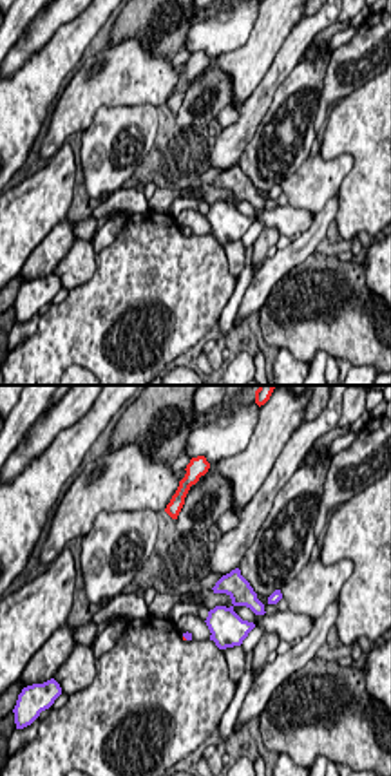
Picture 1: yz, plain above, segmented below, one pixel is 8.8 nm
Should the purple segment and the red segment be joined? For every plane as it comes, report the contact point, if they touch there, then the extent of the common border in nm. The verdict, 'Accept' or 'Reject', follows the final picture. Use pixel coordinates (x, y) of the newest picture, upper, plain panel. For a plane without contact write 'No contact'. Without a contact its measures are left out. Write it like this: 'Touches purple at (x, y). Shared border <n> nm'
Touches purple at (185, 232). Shared border 60 nm

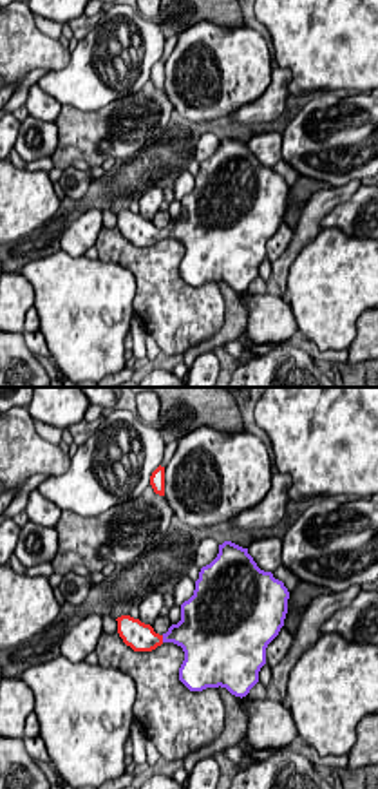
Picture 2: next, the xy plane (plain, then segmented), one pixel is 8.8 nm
Touches purple at (163, 234). Shared border 70 nm

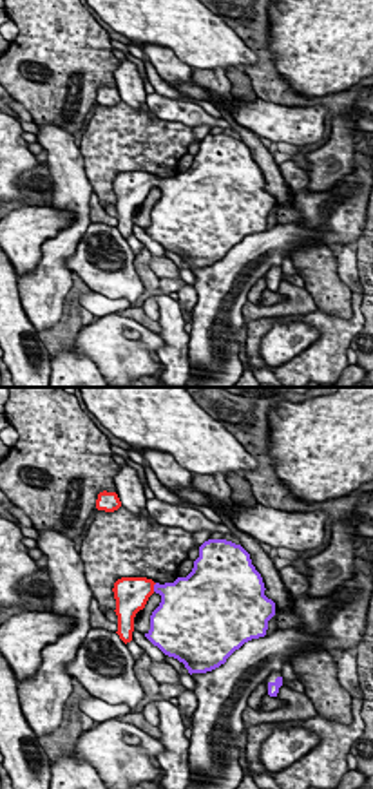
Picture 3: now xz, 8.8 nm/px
Touches purple at (154, 181). Shared border 90 nm

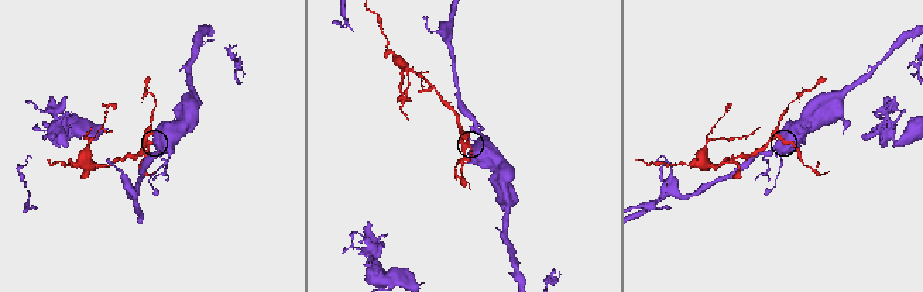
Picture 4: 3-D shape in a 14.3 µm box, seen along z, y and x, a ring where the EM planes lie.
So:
Accept

